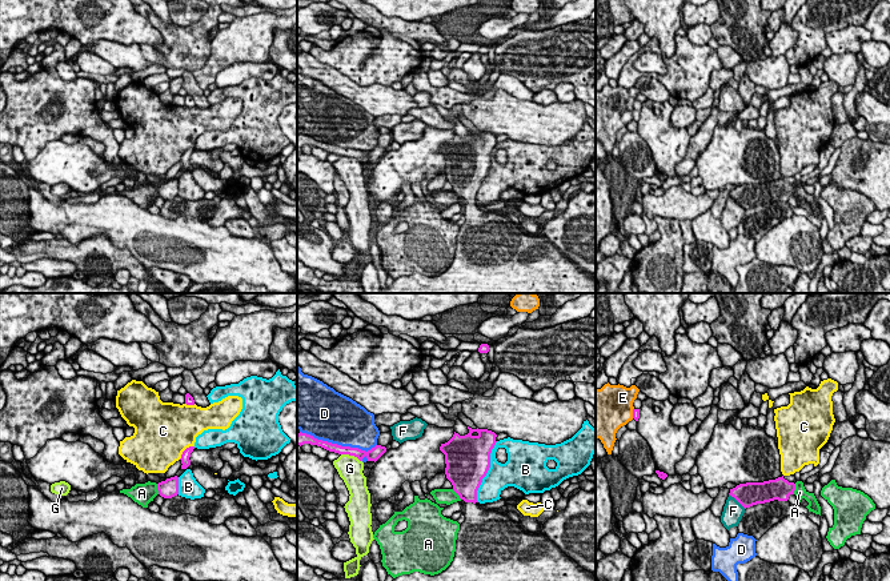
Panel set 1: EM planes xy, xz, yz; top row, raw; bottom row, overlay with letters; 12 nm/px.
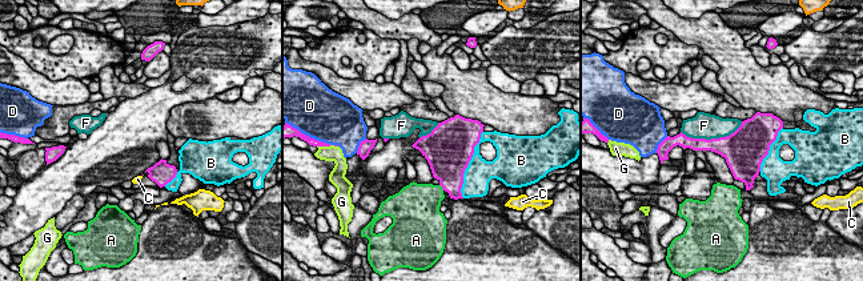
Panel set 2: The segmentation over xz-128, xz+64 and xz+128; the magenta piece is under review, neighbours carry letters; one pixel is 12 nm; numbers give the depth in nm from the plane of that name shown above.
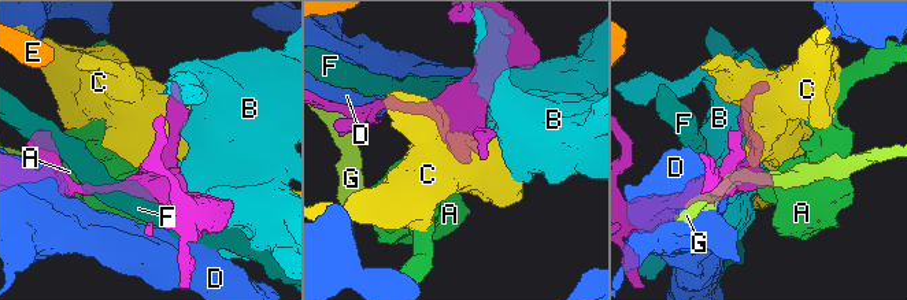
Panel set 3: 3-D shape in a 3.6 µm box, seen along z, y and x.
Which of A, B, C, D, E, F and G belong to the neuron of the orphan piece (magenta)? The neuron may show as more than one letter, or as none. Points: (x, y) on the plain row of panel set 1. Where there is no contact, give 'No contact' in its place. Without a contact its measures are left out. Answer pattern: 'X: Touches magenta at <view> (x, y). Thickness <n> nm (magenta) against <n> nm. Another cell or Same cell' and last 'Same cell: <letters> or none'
A: Touches magenta at xy (157, 191). Thickness 220 nm (magenta) against 260 nm. Another cell
B: Touches magenta at xz (486, 173). Thickness 500 nm (magenta) against 320 nm. Another cell
C: Touches magenta at xy (184, 152). Thickness 120 nm (magenta) against 500 nm. Another cell
D: Touches magenta at xz (339, 147). Thickness 120 nm (magenta) against 480 nm. Another cell
E: Touches magenta at yz (633, 115). Thickness 100 nm (magenta) against 480 nm. Another cell
F: Touches magenta at yz (737, 201). Thickness 280 nm (magenta) against 240 nm. Another cell
G: Touches magenta at xz (352, 156). Thickness 140 nm (magenta) against 300 nm. Another cell
Same cell: none

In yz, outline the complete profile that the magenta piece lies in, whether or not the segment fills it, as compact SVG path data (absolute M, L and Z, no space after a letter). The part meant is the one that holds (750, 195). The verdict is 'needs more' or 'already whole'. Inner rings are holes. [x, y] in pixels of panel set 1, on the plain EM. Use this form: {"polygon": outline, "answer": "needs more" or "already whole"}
{"polygon": "M782 179L763 184L739 185L730 191L730 197L734 199L745 211L757 205L765 205L774 201L787 203L790 196L794 196L795 185L789 184Z", "answer": "already whole"}

